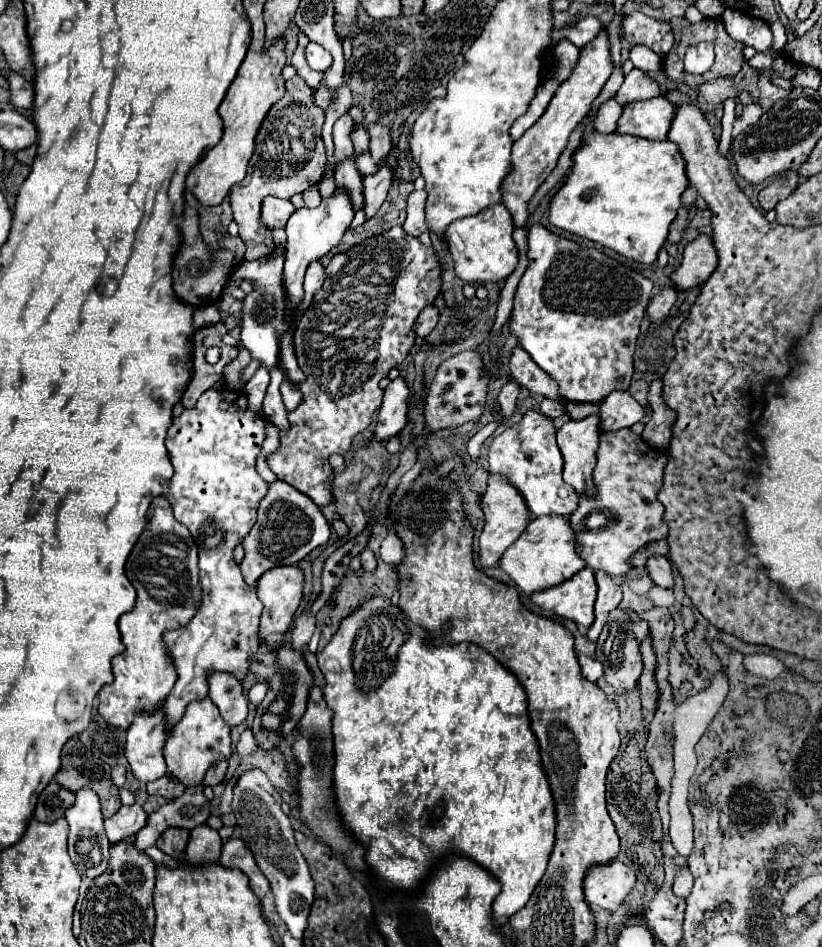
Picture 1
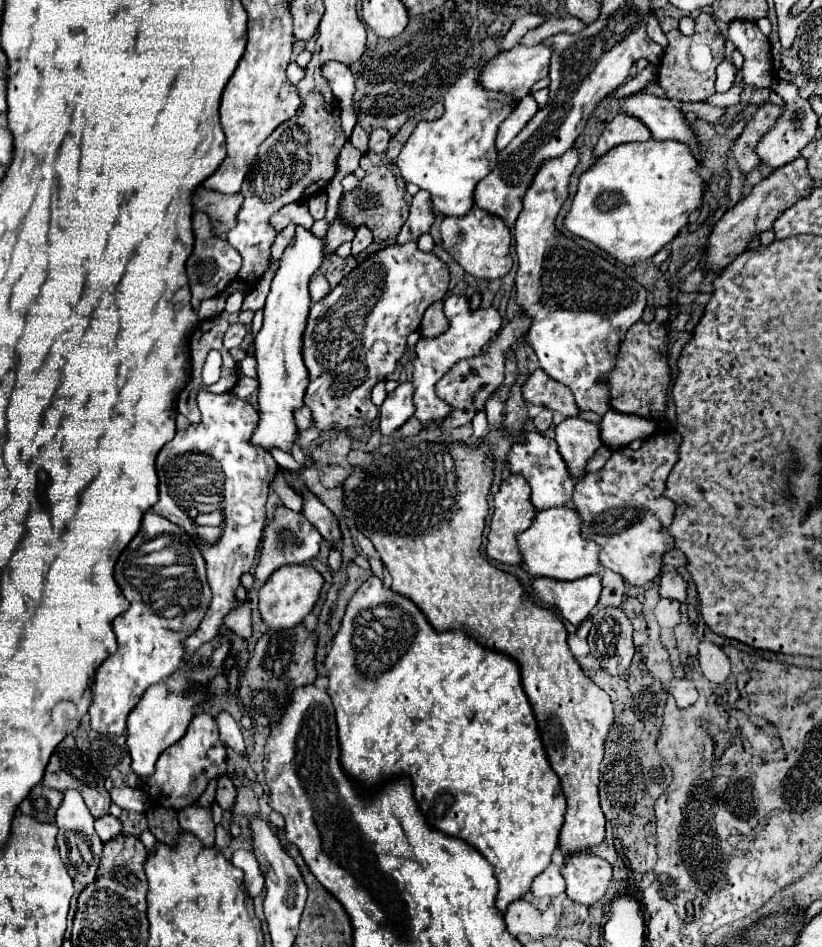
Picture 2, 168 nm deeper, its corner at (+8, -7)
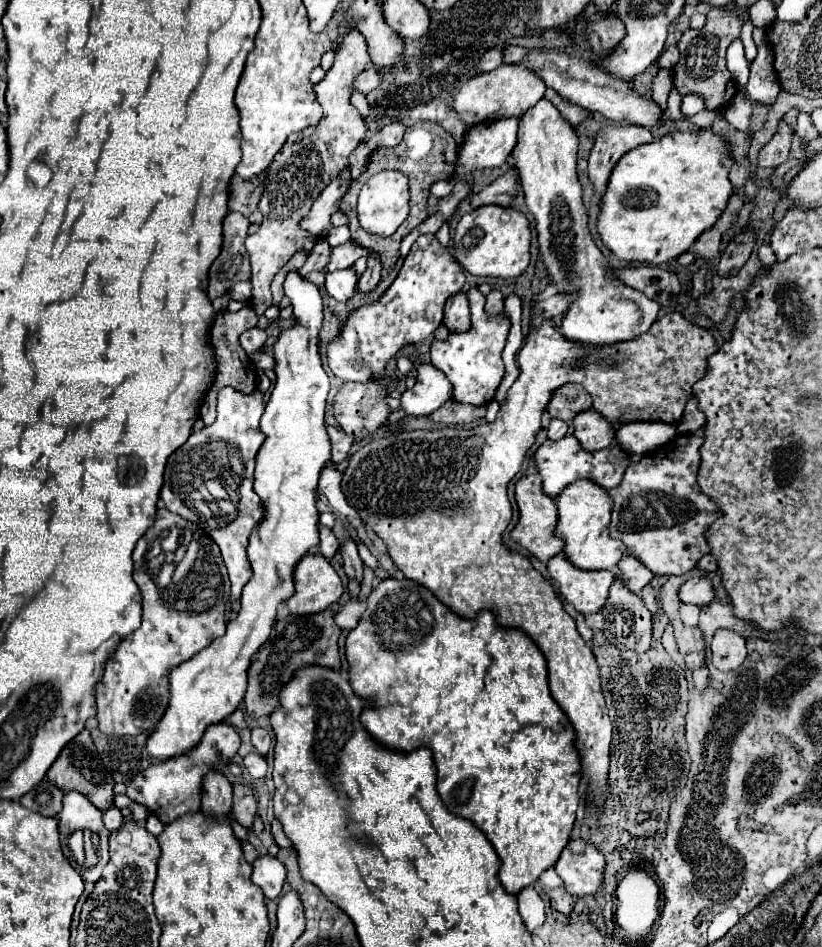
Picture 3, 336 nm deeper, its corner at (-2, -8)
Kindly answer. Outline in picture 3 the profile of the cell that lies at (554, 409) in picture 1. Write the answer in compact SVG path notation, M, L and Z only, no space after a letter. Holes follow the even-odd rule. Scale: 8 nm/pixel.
M551 420L549 426L549 440L561 440L563 436L567 436L569 432L569 424L563 420Z

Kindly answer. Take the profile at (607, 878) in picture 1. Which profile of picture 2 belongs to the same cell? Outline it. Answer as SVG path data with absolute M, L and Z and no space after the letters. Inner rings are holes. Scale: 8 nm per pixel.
M591 851L567 857L561 873L567 881L567 897L587 907L607 893L613 879L611 865Z

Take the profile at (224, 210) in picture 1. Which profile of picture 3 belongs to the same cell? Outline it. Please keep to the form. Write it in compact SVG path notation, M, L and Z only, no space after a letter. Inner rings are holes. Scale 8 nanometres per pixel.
M261 172L257 178L251 178L251 180L241 180L235 174L231 180L229 210L237 210L237 212L249 216L249 220L253 224L261 224L263 214L257 208L257 204L263 194L263 180L265 180L265 172Z

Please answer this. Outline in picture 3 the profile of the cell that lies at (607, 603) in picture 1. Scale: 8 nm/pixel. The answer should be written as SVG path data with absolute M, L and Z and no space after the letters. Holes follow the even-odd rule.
M623 556L619 560L619 570L623 572L625 586L635 594L639 594L655 576L651 570L643 566L643 562L637 562L637 558L633 556Z

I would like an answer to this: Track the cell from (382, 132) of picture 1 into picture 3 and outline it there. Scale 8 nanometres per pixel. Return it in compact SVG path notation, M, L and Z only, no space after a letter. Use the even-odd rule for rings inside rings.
M391 122L391 124L383 126L383 128L381 128L381 130L367 142L367 146L369 146L371 150L381 148L381 146L385 146L385 148L393 148L393 146L397 146L397 144L401 142L403 132L405 132L405 126L403 126L401 122Z

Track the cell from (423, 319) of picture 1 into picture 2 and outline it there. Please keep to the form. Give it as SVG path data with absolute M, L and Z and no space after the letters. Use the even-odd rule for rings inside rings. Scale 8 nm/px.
M437 301L423 313L423 321L419 327L421 337L437 337L447 329L447 319L443 315L443 301Z

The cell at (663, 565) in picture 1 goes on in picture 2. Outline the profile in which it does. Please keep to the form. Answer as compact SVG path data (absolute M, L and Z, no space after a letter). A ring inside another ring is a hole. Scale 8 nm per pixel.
M669 569L661 571L661 583L659 583L661 597L685 601L685 597L687 597L685 591L687 591L687 583L683 581L683 577L677 571L669 571Z

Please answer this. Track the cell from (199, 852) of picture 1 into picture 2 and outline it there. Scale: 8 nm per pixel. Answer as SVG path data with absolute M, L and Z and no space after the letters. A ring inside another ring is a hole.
M185 807L179 811L179 825L183 831L195 835L205 847L215 847L215 823L211 809Z

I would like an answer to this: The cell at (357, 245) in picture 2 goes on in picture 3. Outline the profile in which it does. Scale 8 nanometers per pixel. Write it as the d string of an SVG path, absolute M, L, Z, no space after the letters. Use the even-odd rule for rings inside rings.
M371 252L371 254L369 254L367 270L365 270L365 272L361 274L361 278L359 278L359 288L361 288L365 294L369 294L369 292L373 292L373 290L377 288L379 280L381 280L381 262L379 262L379 256L377 256L375 252Z

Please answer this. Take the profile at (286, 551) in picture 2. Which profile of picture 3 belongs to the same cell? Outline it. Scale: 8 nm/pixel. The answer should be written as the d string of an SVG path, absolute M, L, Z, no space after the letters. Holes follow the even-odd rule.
M321 526L321 542L319 542L319 554L323 554L327 560L331 560L333 556L335 556L335 552L339 550L339 540L335 538L335 534L329 530L329 528L325 528L325 526Z

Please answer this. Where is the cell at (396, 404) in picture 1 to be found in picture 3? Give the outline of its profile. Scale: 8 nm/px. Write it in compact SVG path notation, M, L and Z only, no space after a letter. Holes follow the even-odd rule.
M425 362L417 366L417 382L411 390L403 392L401 406L409 416L427 416L449 402L451 396L451 382L445 372Z

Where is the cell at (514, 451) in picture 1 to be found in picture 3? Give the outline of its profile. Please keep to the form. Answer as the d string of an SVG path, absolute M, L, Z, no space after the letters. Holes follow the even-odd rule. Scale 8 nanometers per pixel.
M569 434L569 436L565 436L565 438L559 440L559 442L547 440L547 442L535 452L535 464L537 464L539 474L543 476L543 488L545 488L545 492L547 492L549 496L557 498L559 492L561 492L567 484L571 484L573 480L579 480L579 478L593 480L593 482L597 482L597 484L599 484L601 488L605 488L605 490L615 488L615 486L621 482L621 478L623 478L627 466L631 464L631 458L629 458L629 454L627 454L625 450L621 450L617 444L607 446L607 448L603 448L603 450L599 450L599 452L597 452L597 450L595 450L595 452L587 452L587 450L581 448L579 440L577 440L573 434Z

